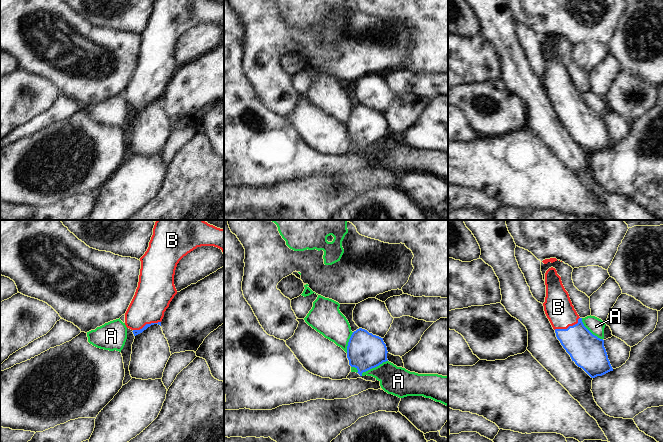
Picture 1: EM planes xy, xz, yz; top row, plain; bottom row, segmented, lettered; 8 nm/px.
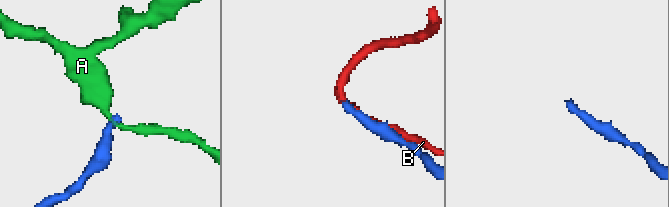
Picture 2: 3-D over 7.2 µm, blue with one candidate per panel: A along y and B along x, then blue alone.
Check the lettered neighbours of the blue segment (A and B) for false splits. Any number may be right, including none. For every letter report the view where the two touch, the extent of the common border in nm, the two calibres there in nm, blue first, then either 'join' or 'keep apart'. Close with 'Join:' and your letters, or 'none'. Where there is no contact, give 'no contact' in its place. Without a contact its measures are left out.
A: contact in xz; length 240 nm; calibres 300 and 240 nm; keep apart
B: contact in yz; length 220 nm; calibres 280 and 220 nm; join
Join: B

